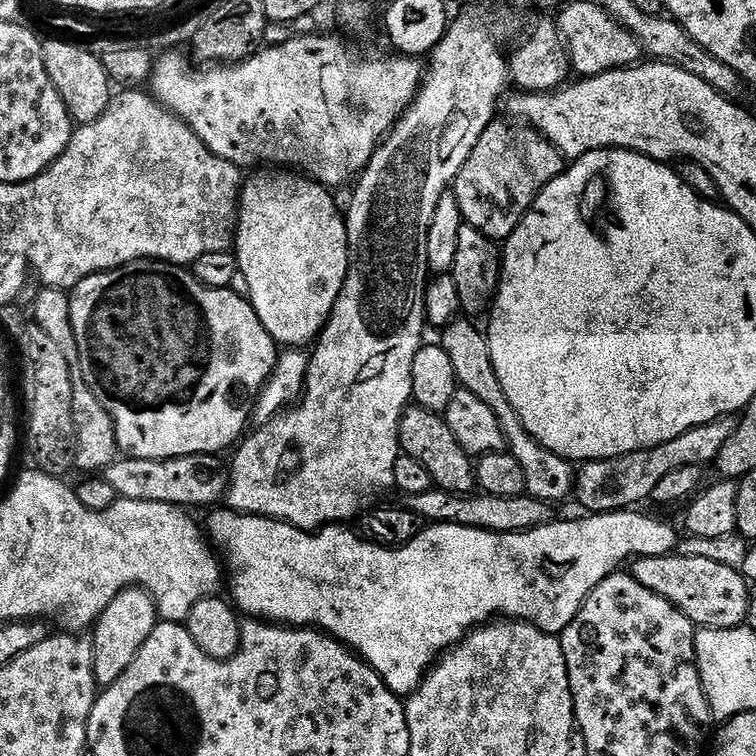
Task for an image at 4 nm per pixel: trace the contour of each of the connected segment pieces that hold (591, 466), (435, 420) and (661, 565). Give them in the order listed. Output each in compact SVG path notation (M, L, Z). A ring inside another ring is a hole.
M734 415L709 419L707 424L691 428L686 434L674 438L665 444L659 444L642 452L632 452L628 456L621 456L614 461L593 460L585 463L575 477L575 499L585 504L589 513L608 512L616 509L631 509L640 506L643 500L651 497L654 486L679 468L691 464L697 466L711 465L726 446L726 442L734 434L738 420ZM721 419L721 420L720 420Z
M419 406L409 407L405 411L400 419L400 451L426 466L437 489L444 489L451 494L468 494L473 491L473 461L457 442L447 419L441 418L437 413L428 412Z
M679 554L664 557L641 556L635 562L637 564L630 568L631 576L659 596L671 598L697 625L735 628L745 623L750 584L737 569L720 565L718 561L710 558Z

